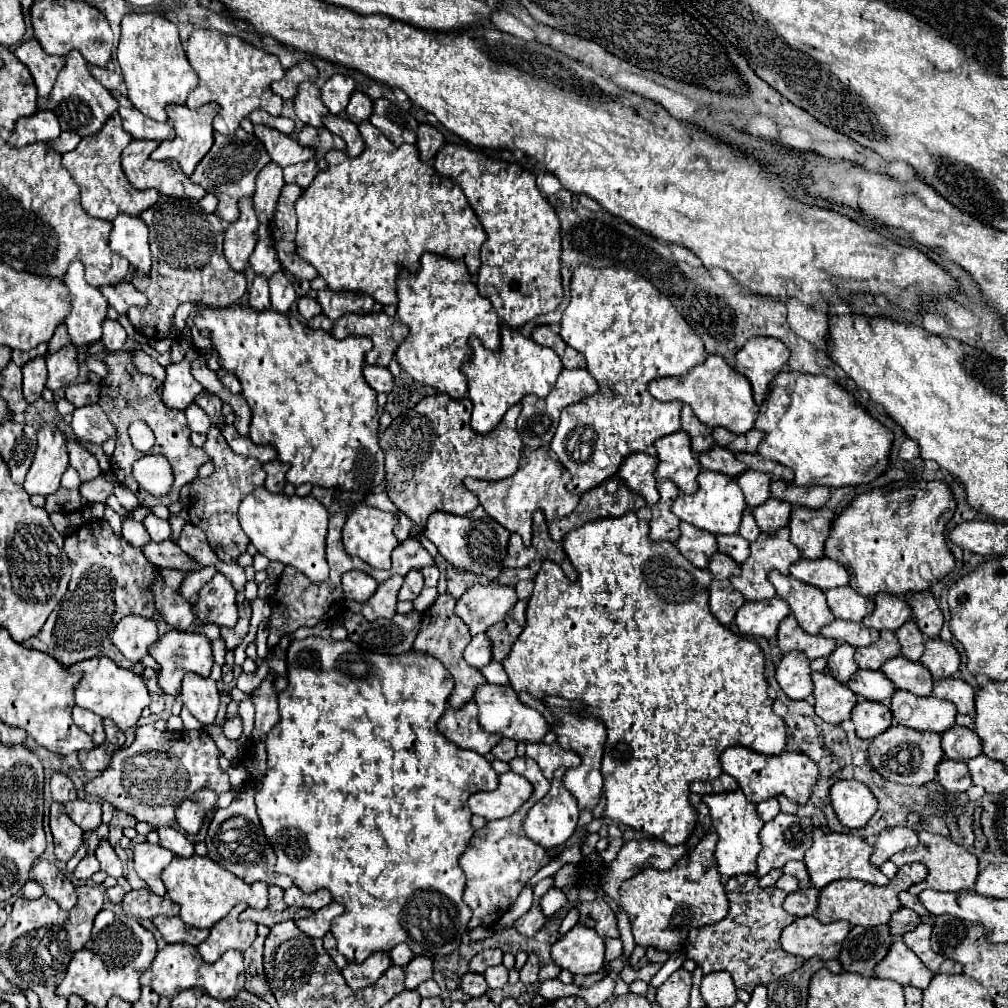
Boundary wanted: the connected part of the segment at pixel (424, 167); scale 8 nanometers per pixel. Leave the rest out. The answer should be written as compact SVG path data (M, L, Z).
M361 122L359 132L365 140L363 154L351 158L345 152L331 150L327 154L329 168L319 172L295 202L297 252L317 268L319 276L327 280L333 292L369 294L383 306L397 304L395 282L399 278L399 264L407 272L419 272L419 258L423 252L459 258L465 262L469 274L475 276L481 264L479 250L487 236L479 218L467 212L469 204L461 186L451 178L439 176L433 166L421 162L417 146L393 146L371 122Z

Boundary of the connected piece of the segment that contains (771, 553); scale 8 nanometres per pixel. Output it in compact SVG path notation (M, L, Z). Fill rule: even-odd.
M779 528L773 534L759 534L759 538L755 542L751 542L751 556L741 564L741 574L731 578L731 584L745 596L745 600L751 602L761 602L761 600L771 600L775 596L775 588L771 586L771 582L767 580L767 574L771 570L789 570L789 566L793 562L797 562L801 558L799 550L791 544L789 540L789 528Z

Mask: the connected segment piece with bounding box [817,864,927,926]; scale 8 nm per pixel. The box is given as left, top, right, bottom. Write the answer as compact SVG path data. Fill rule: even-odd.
M907 864L907 866L897 870L895 878L889 880L887 886L875 886L875 884L867 884L867 882L861 882L861 880L835 880L819 892L817 918L823 924L835 922L835 920L845 920L853 926L887 924L891 914L901 908L899 892L909 890L909 886L913 886L917 882L923 882L925 878L927 878L927 868L923 864Z

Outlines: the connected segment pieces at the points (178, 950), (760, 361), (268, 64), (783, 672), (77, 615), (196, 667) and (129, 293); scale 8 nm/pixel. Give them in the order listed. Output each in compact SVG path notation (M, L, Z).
M167 944L163 950L157 952L153 964L141 974L141 984L151 986L159 996L175 998L185 988L205 988L211 990L211 996L217 1000L233 998L245 984L245 968L243 968L243 954L235 950L227 950L215 964L207 964L201 960L197 948L187 944Z
M751 338L735 354L735 370L743 374L753 388L755 404L761 406L771 380L789 360L789 350L777 338Z
M195 30L189 36L185 50L191 68L199 76L199 86L191 90L185 106L189 110L197 110L207 102L217 102L221 110L217 114L217 122L213 122L215 132L233 134L239 128L239 122L253 110L265 110L271 116L281 114L283 100L271 92L271 82L283 78L285 74L277 56L267 54L237 36L225 36L217 30Z
M803 652L785 654L777 666L777 682L791 700L805 700L813 692L809 660Z
M107 520L85 522L79 530L65 538L65 552L73 570L69 590L61 598L59 608L51 612L41 632L35 638L25 640L23 646L53 656L65 668L81 660L107 656L119 666L141 674L143 664L129 662L127 658L123 658L123 654L119 654L119 650L113 648L111 634L123 616L153 616L153 594L147 588L155 576L155 566L151 566L143 552L131 546L125 538L117 540Z
M171 630L167 634L163 634L155 644L151 644L149 654L155 658L155 662L159 664L157 670L157 678L159 678L159 686L163 692L179 698L179 692L175 692L175 680L181 680L185 674L193 672L199 674L201 678L207 678L213 666L213 654L211 654L211 640L205 634L195 634L195 632L179 632L179 630Z
M127 280L119 282L119 284L111 284L111 286L103 286L99 288L101 294L107 298L109 306L115 308L119 314L127 314L127 310L131 306L147 306L147 298Z

